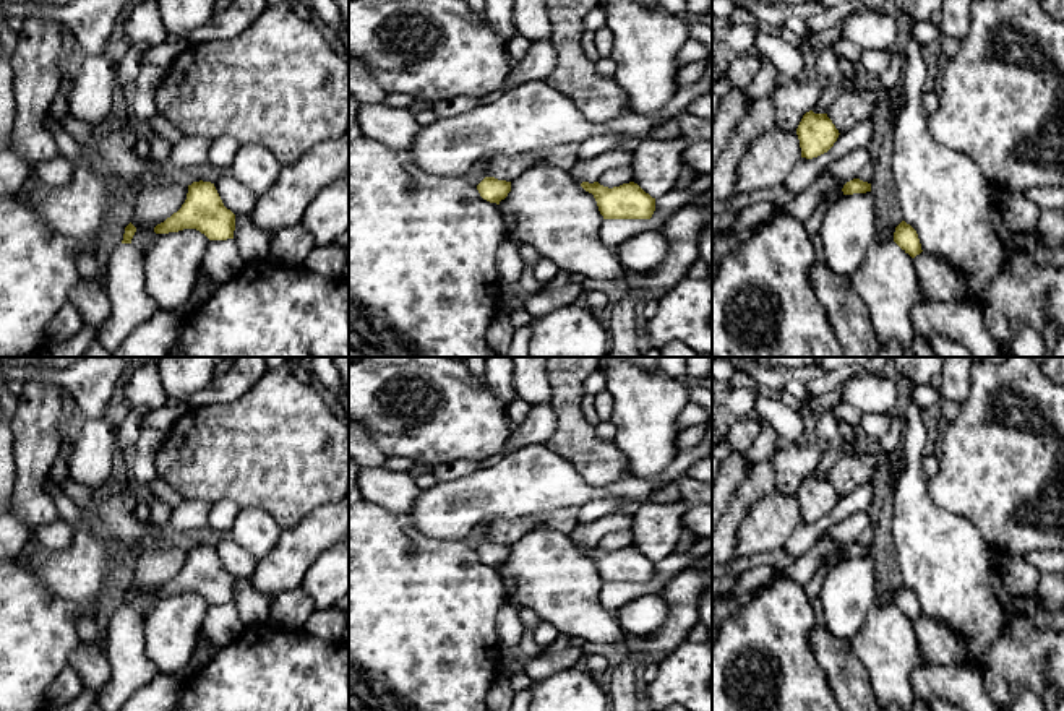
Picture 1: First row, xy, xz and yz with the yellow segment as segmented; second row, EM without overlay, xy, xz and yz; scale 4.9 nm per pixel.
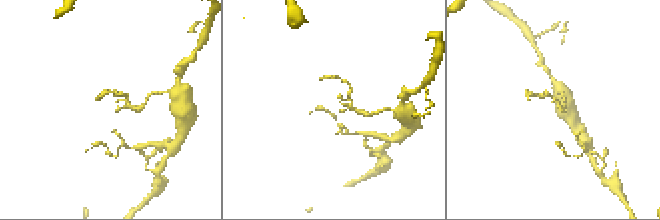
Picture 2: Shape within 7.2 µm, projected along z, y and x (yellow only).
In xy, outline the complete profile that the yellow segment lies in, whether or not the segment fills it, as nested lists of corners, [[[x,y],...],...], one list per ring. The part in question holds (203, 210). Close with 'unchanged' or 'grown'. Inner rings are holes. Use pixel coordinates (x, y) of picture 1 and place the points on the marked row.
[[[193,182],[188,185],[187,200],[182,208],[154,227],[156,234],[196,229],[209,240],[234,239],[235,214],[227,209],[211,182]]]; unchanged

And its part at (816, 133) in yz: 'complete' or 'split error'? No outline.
complete

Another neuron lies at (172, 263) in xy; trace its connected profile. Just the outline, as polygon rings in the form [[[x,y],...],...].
[[[196,229],[159,234],[144,252],[144,287],[159,310],[187,308],[209,239]]]

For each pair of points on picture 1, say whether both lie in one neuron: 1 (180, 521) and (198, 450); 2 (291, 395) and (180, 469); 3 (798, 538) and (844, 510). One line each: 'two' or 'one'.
1: two
2: one
3: one

